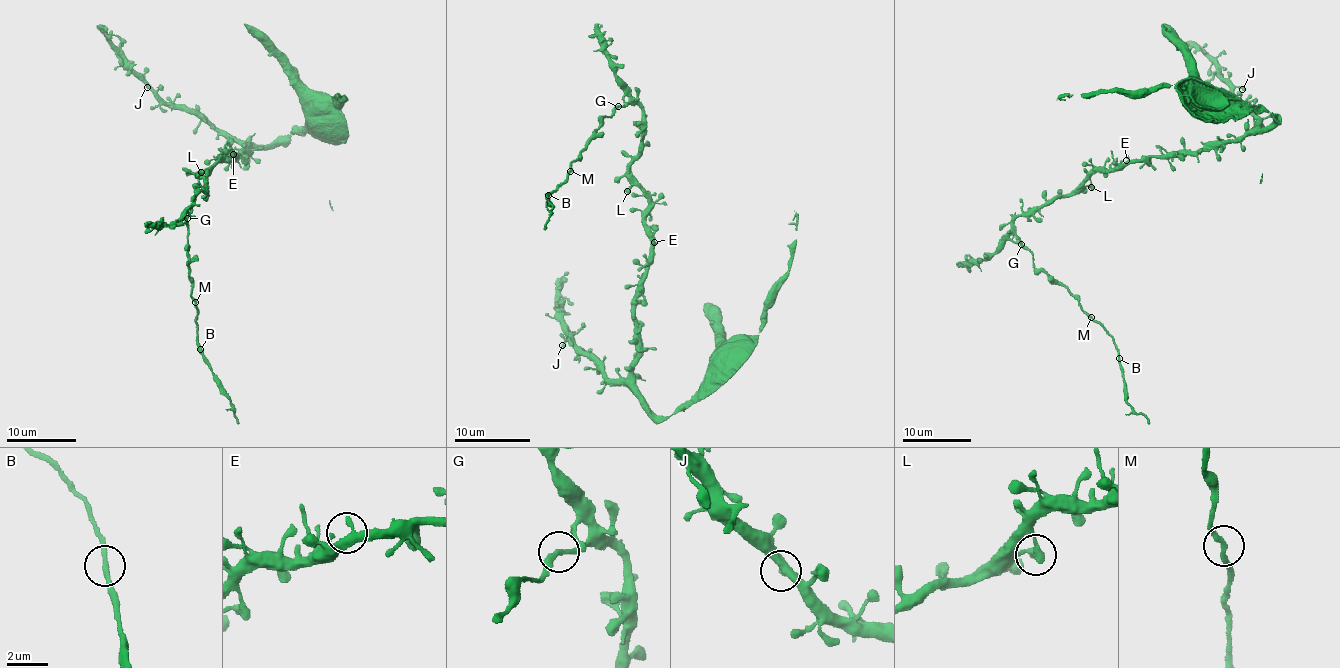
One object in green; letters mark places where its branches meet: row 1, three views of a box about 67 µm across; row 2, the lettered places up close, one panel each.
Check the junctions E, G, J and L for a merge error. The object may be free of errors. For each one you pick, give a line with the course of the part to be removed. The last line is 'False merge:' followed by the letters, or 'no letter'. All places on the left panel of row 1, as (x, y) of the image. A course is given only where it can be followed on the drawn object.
G: foreign part runs (186, 218), (191, 296), (198, 310), (198, 350), (239, 423)
False merge: G

